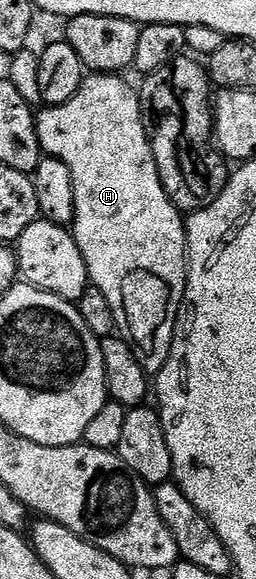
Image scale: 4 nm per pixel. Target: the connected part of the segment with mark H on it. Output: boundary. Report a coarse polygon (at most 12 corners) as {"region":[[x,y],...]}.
{"region":[[120,75],[36,118],[70,232],[142,367],[172,354],[188,230]]}

